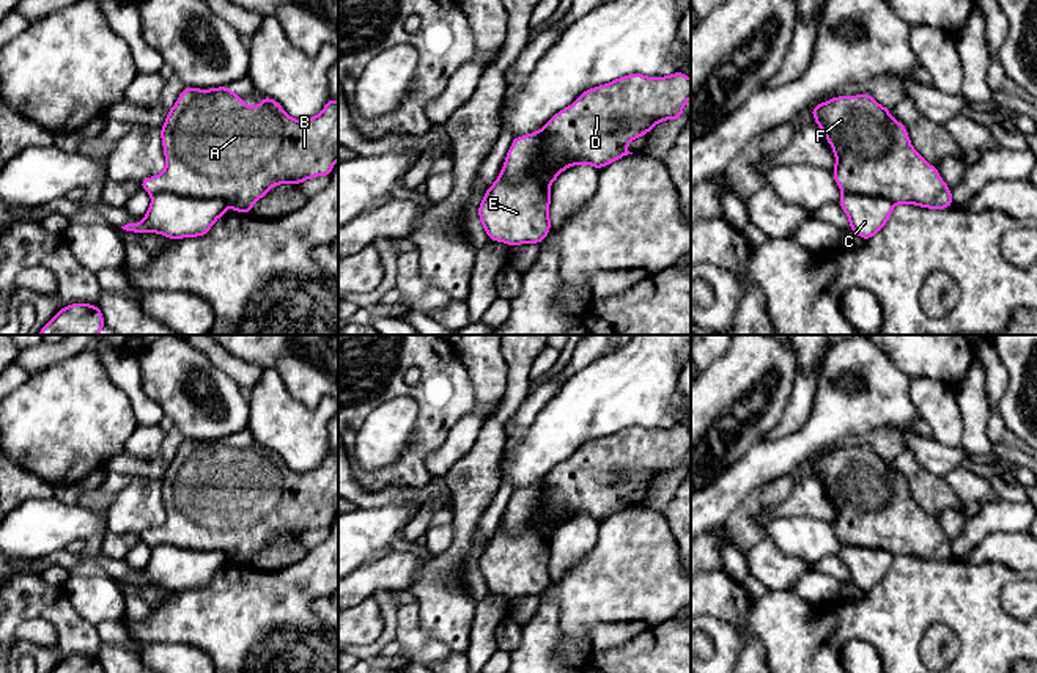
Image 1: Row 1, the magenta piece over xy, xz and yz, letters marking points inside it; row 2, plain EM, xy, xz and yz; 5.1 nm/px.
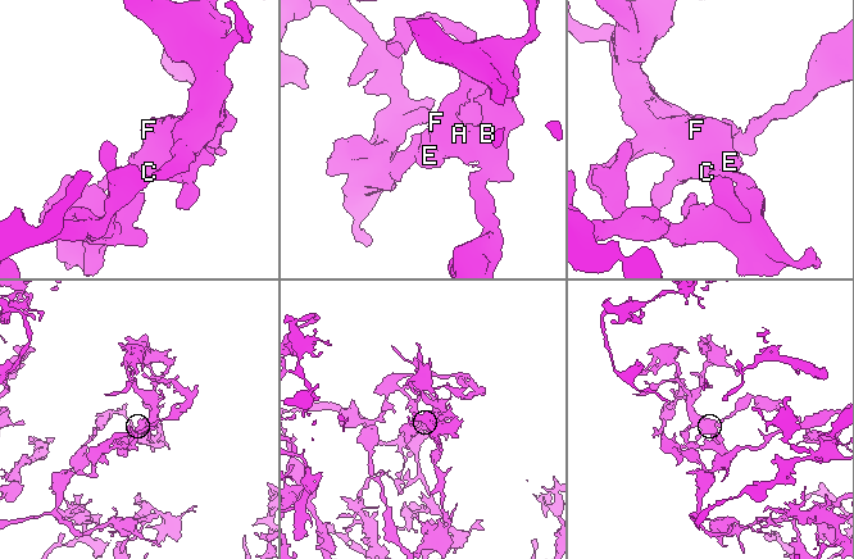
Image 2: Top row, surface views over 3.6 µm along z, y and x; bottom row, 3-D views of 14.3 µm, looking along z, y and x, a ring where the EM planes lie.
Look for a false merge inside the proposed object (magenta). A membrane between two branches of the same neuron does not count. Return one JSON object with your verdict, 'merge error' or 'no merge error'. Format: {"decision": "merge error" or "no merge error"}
{"decision": "no merge error"}

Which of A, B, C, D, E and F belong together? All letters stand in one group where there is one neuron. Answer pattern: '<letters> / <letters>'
A B C D E F

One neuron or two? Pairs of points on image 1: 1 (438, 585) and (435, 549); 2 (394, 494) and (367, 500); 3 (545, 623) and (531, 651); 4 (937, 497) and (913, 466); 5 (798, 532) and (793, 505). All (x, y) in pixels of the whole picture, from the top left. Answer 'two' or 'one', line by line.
1: two
2: one
3: one
4: one
5: two

